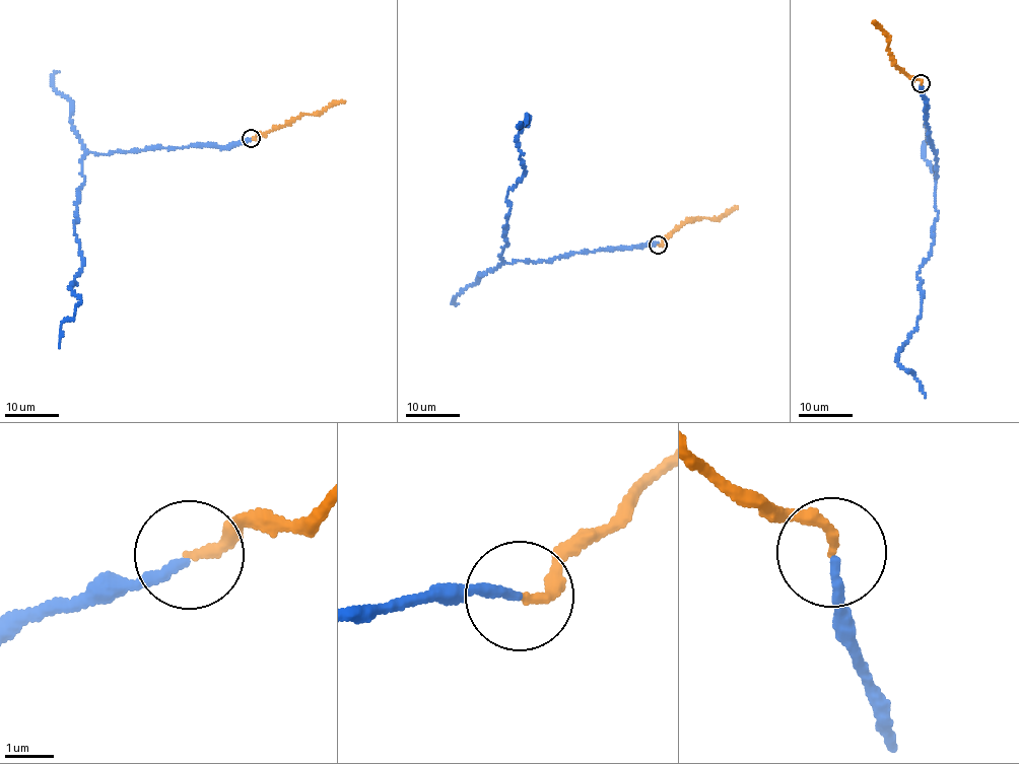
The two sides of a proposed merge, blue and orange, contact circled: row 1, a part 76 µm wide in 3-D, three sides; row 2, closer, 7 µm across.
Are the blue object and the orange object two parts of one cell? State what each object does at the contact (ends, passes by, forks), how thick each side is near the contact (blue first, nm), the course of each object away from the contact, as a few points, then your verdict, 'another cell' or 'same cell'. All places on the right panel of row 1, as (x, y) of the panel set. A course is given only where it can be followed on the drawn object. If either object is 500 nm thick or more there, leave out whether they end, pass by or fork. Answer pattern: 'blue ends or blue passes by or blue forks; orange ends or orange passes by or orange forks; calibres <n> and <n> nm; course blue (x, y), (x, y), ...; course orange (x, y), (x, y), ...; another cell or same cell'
blue ends; orange ends; calibres 190 and 190 nm; course blue (920, 84), (936, 160), (938, 213), (929, 258), (918, 274), (922, 305), (916, 329), (898, 354), (925, 398); course orange (920, 84), (894, 63), (888, 47), (889, 40), (872, 22); same cell

